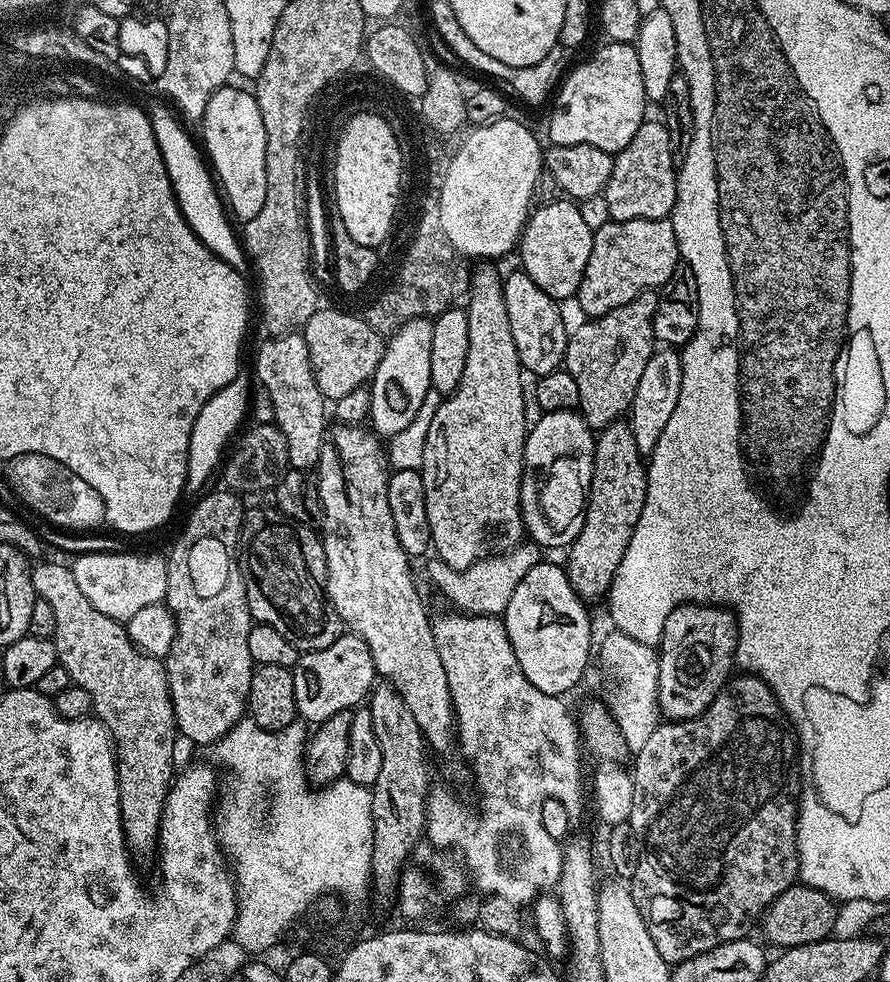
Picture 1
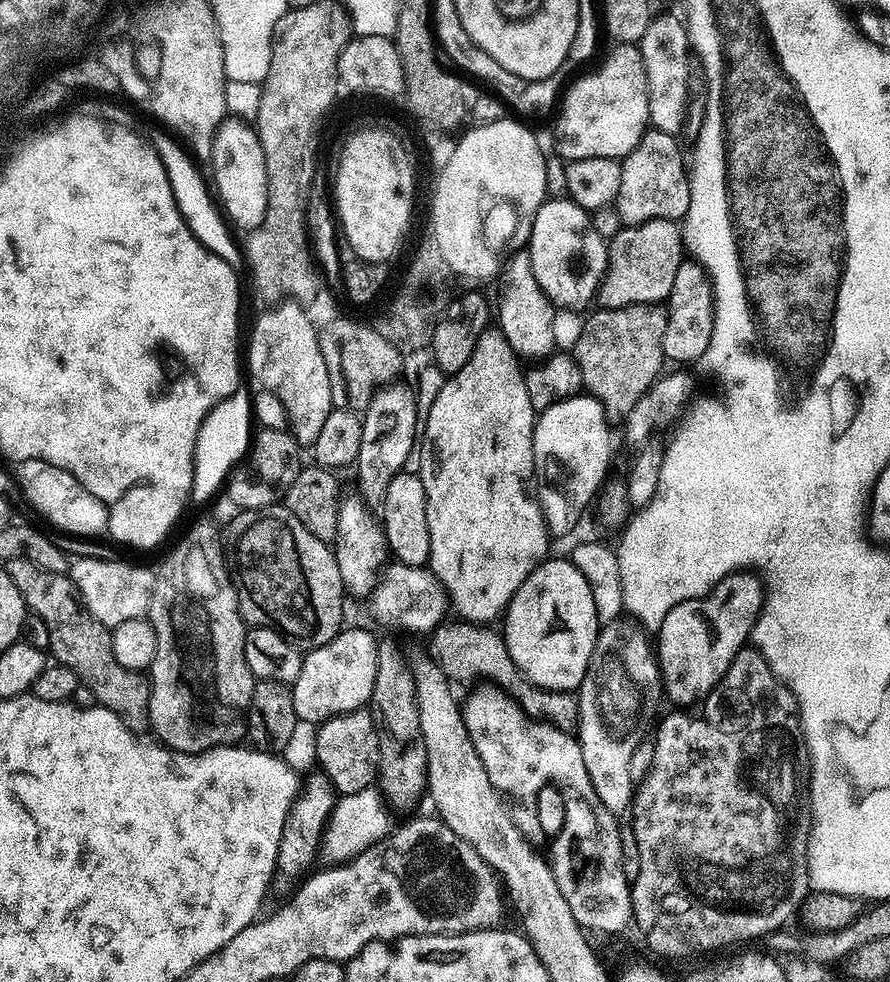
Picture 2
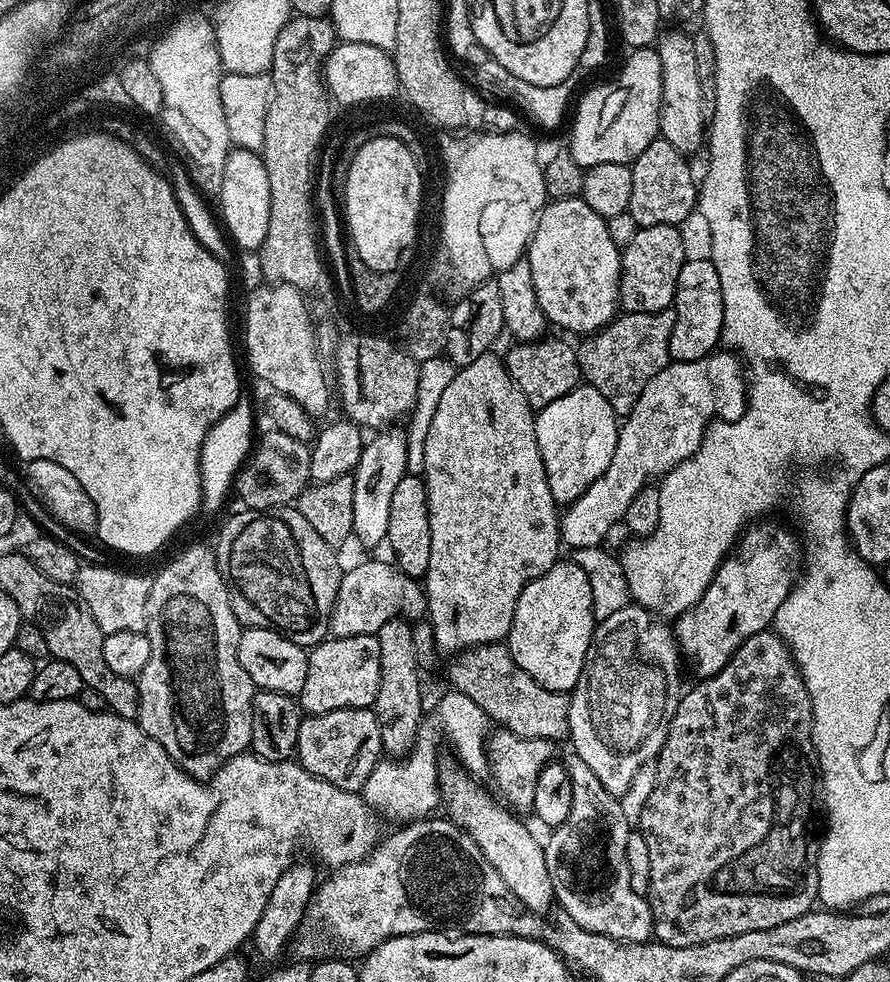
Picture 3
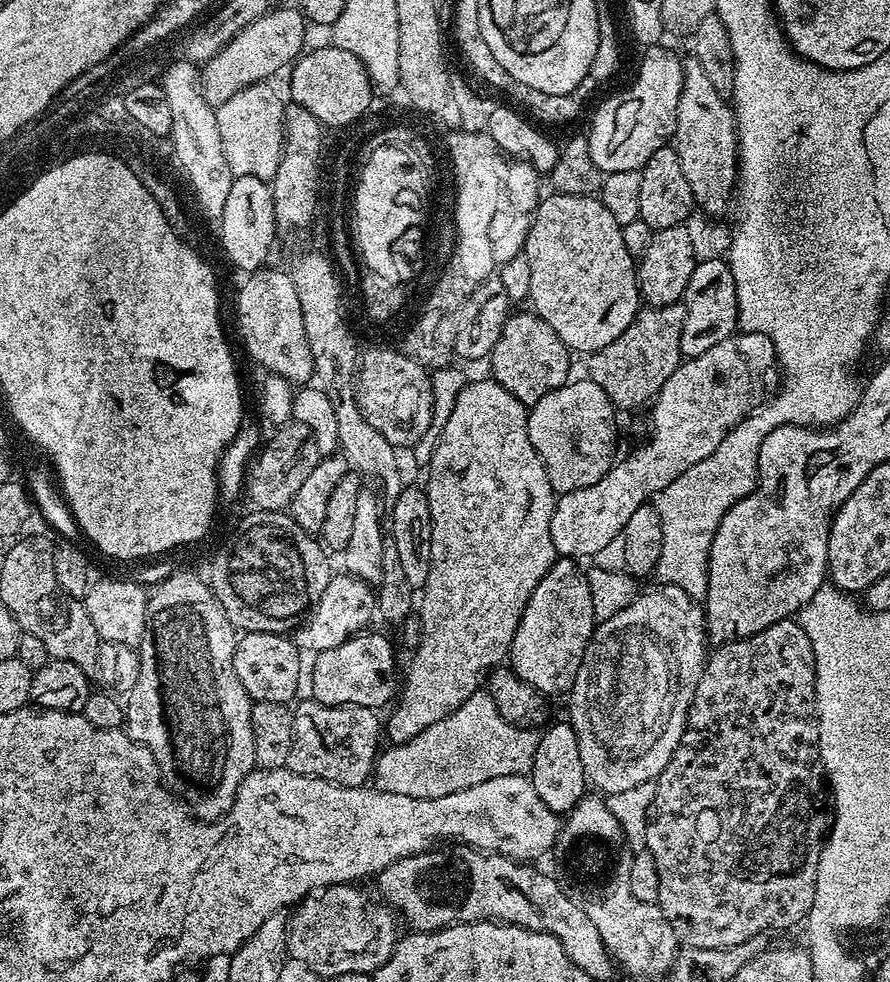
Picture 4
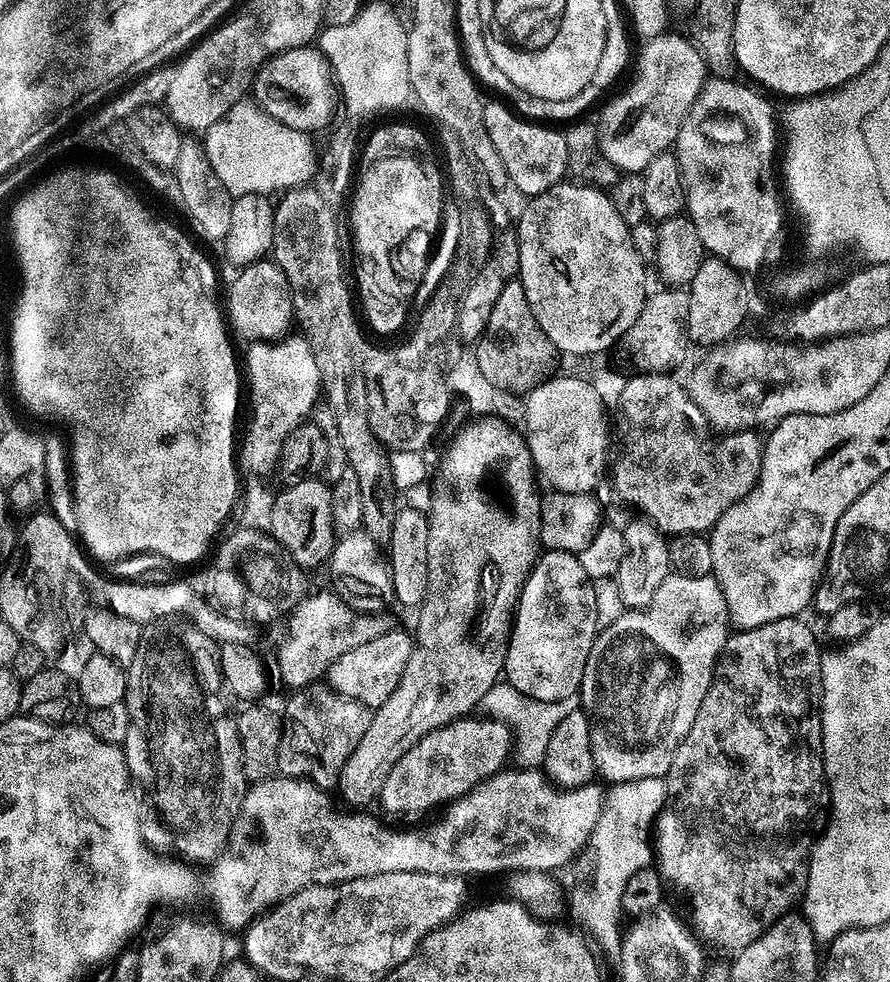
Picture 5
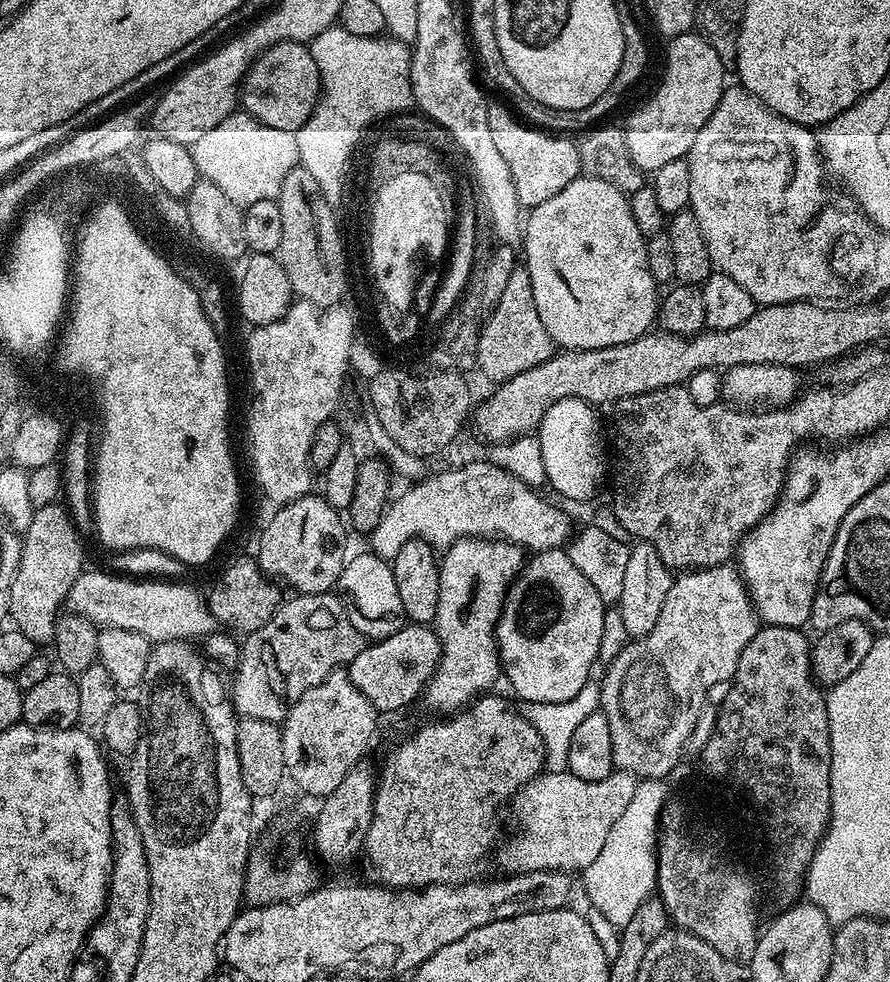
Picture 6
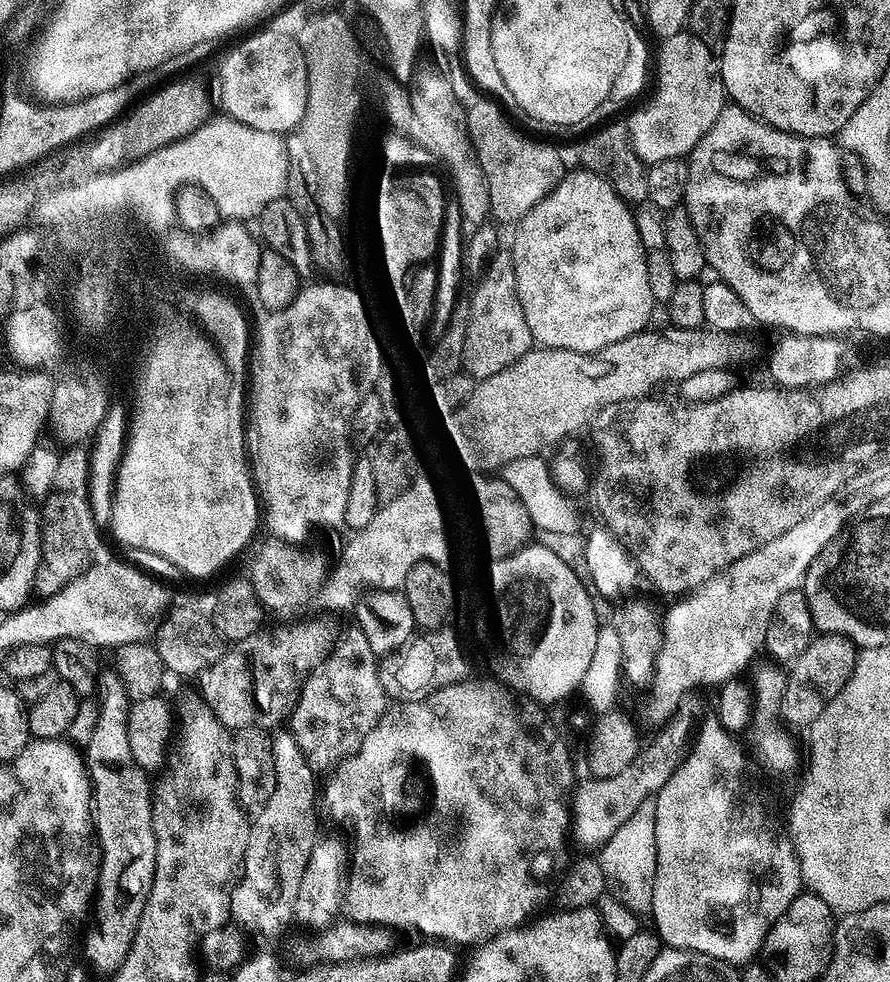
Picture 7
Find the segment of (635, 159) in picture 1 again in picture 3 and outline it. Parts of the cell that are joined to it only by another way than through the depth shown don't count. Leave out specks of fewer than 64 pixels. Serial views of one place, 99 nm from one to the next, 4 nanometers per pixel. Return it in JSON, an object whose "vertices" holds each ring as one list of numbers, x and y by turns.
{"vertices":[[662,138,650,142,642,154,632,161,630,182,630,206,628,212,637,226,658,226,659,224,683,225,683,220,698,208,698,180,692,177,689,157,670,142]]}

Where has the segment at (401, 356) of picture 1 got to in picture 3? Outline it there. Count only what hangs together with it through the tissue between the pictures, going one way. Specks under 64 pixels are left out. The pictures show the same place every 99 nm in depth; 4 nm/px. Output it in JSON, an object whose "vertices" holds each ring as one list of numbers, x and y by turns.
{"vertices":[[388,426,377,431,376,436,365,443,362,458,351,473,354,482,354,526,352,535,355,543,364,548,376,548,383,545,388,538,390,526,390,501,398,482,408,472,408,436,400,426]]}

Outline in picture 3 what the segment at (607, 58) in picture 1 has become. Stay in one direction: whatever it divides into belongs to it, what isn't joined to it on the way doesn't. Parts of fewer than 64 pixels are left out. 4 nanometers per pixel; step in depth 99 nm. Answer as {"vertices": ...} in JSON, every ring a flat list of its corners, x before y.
{"vertices":[[652,46,633,48,627,54,628,61,621,66,616,80,594,85,580,101,575,101,576,117,572,120,566,151,582,169,606,162,631,165,660,136,662,62]]}

